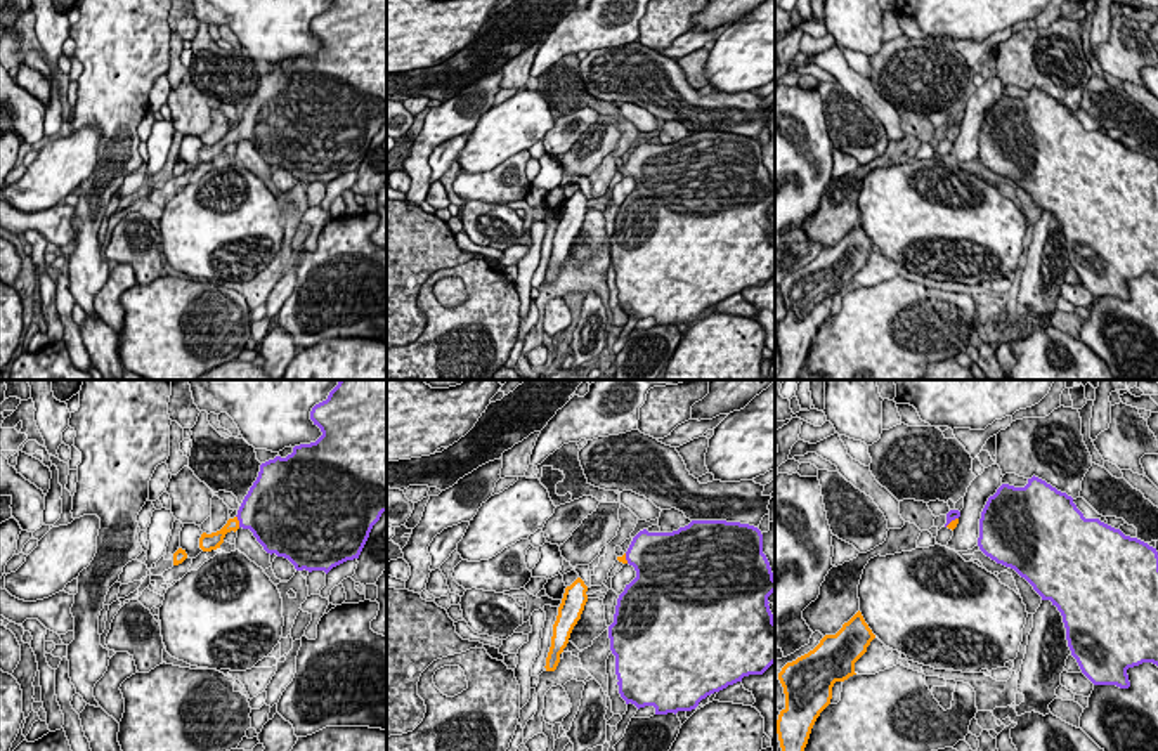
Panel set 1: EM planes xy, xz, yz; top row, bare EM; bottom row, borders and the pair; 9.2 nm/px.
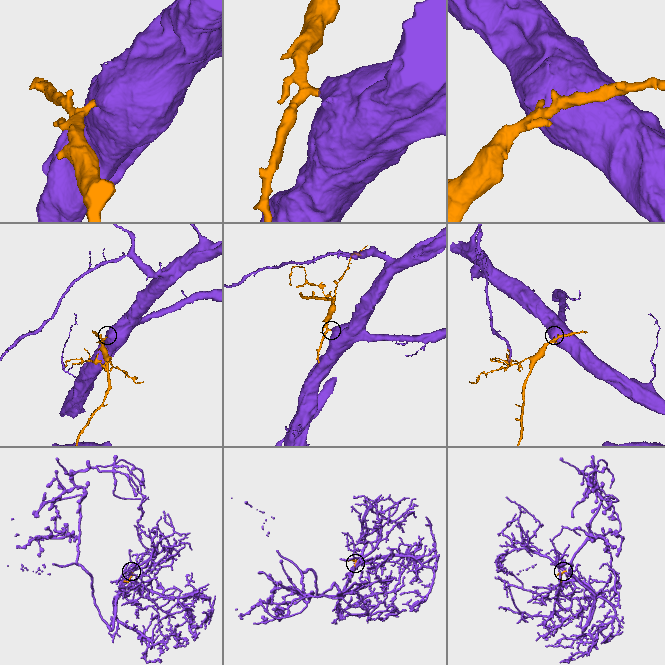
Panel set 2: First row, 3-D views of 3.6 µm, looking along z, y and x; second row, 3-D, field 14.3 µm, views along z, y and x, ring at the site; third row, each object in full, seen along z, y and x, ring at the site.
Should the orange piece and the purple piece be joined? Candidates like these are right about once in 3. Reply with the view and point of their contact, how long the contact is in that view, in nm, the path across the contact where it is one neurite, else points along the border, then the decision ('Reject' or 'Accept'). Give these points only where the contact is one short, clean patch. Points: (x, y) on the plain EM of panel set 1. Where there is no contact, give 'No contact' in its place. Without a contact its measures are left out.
Touches orange at xy (238, 132). Shared border 120 nm. Path across: xy (233, 136), (238, 132), (262, 122). Accept

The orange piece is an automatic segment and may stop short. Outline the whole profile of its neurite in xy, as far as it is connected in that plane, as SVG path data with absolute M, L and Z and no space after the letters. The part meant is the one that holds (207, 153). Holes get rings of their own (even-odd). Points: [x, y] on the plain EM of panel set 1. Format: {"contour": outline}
{"contour": "M333 0L326 12L312 19L310 31L322 47L316 54L295 57L286 69L276 68L262 75L237 127L220 142L201 146L203 163L220 160L227 144L243 139L253 144L267 165L288 170L296 182L328 186L333 179L359 170L373 137L387 123L387 0Z"}

